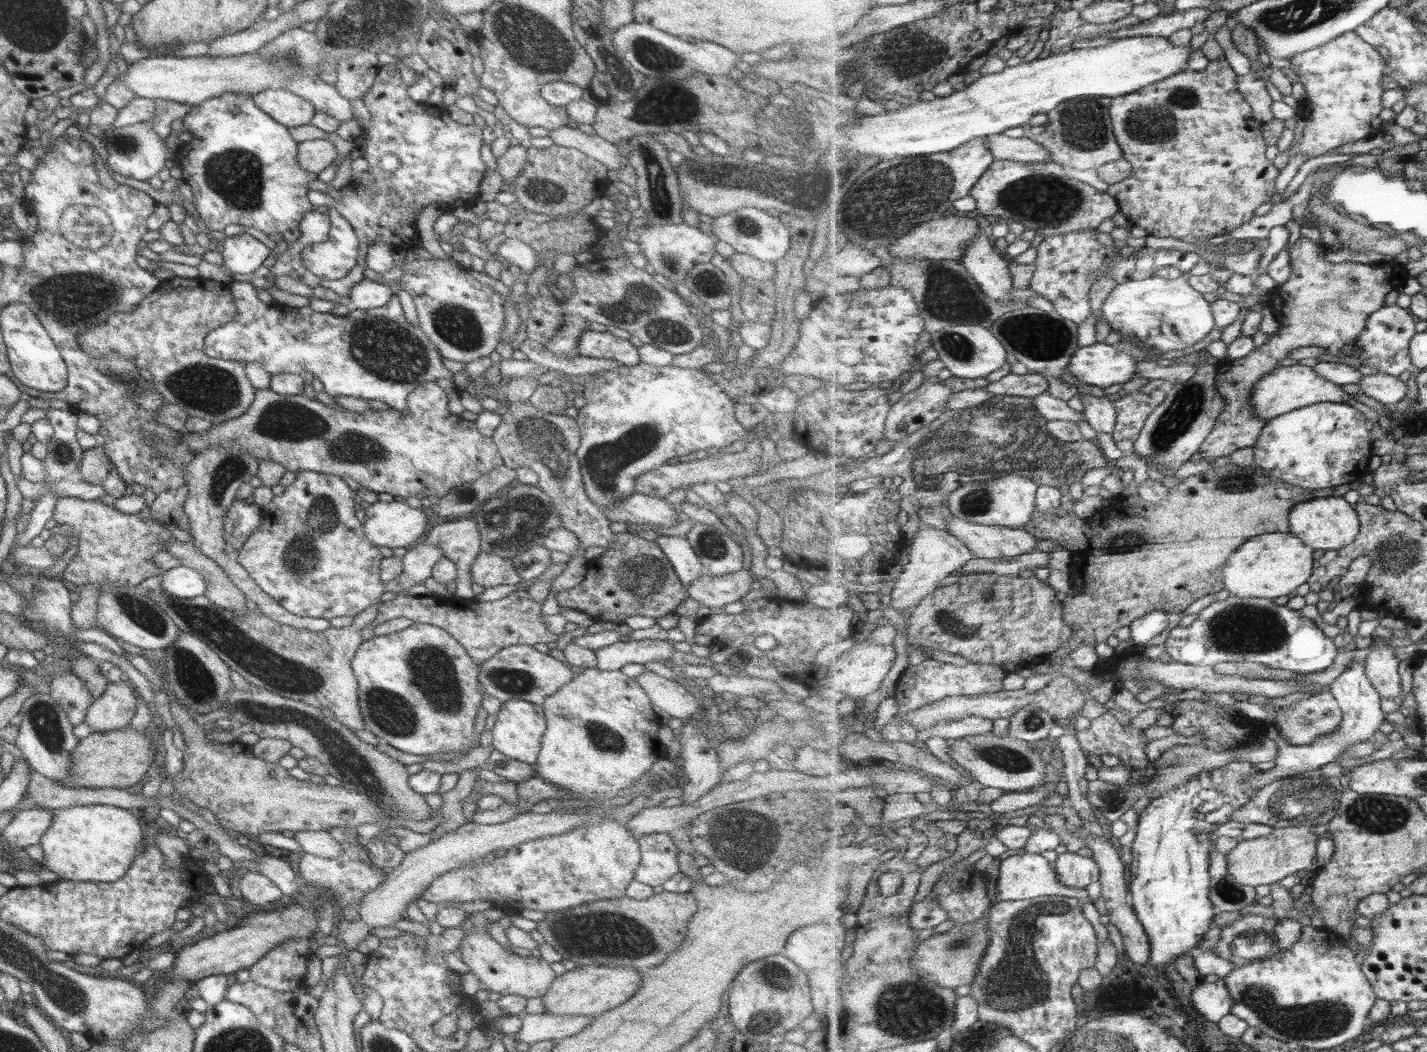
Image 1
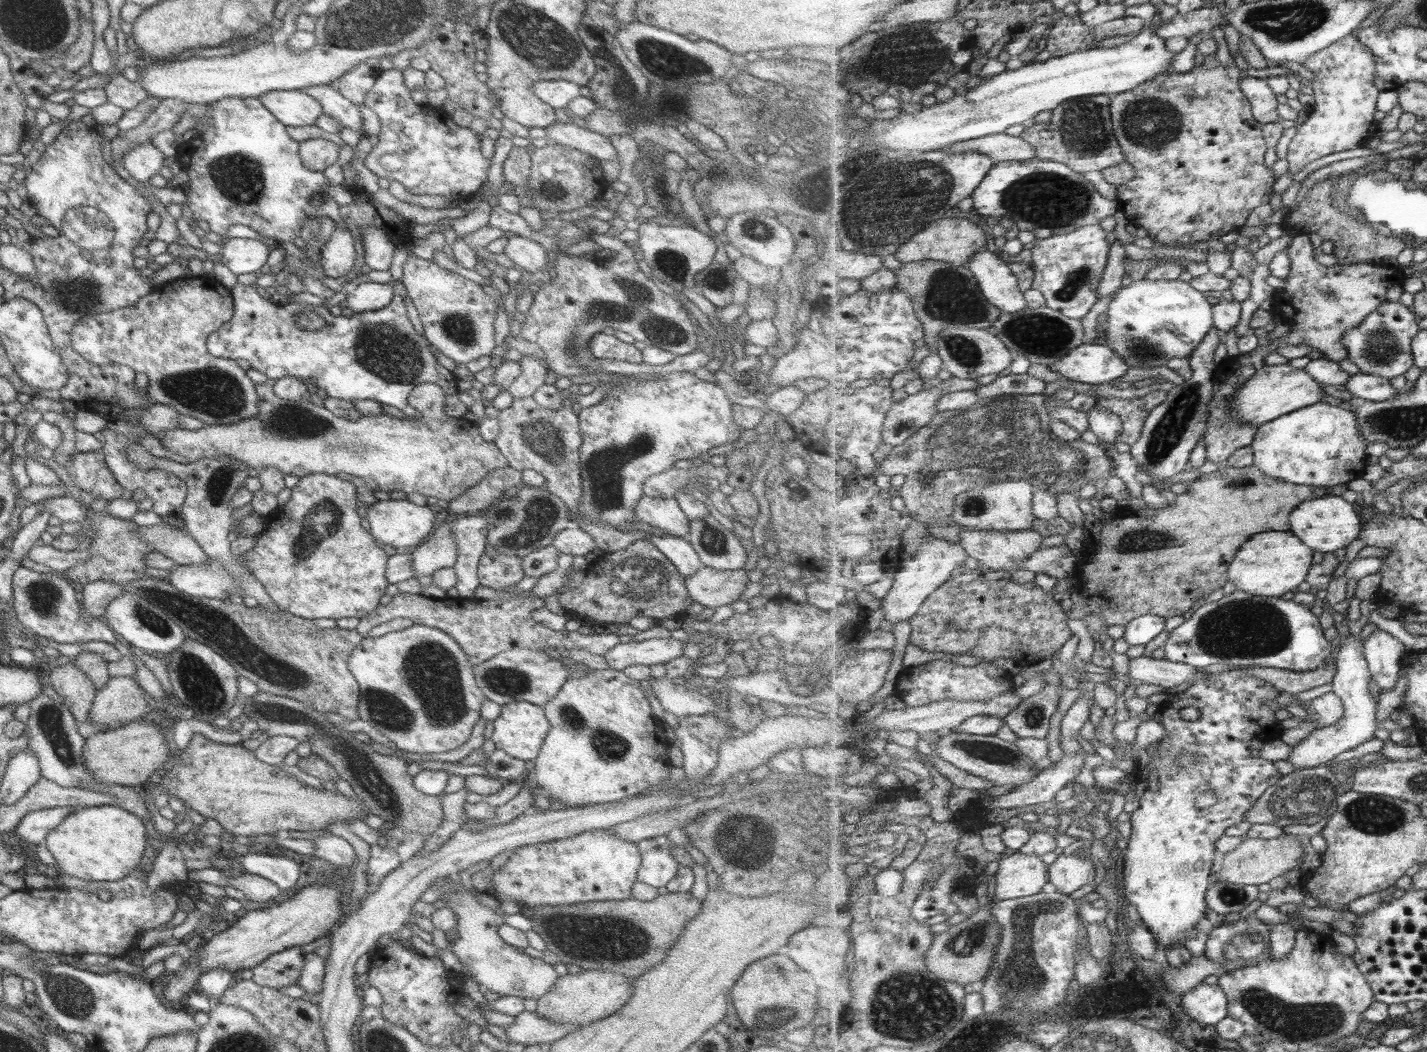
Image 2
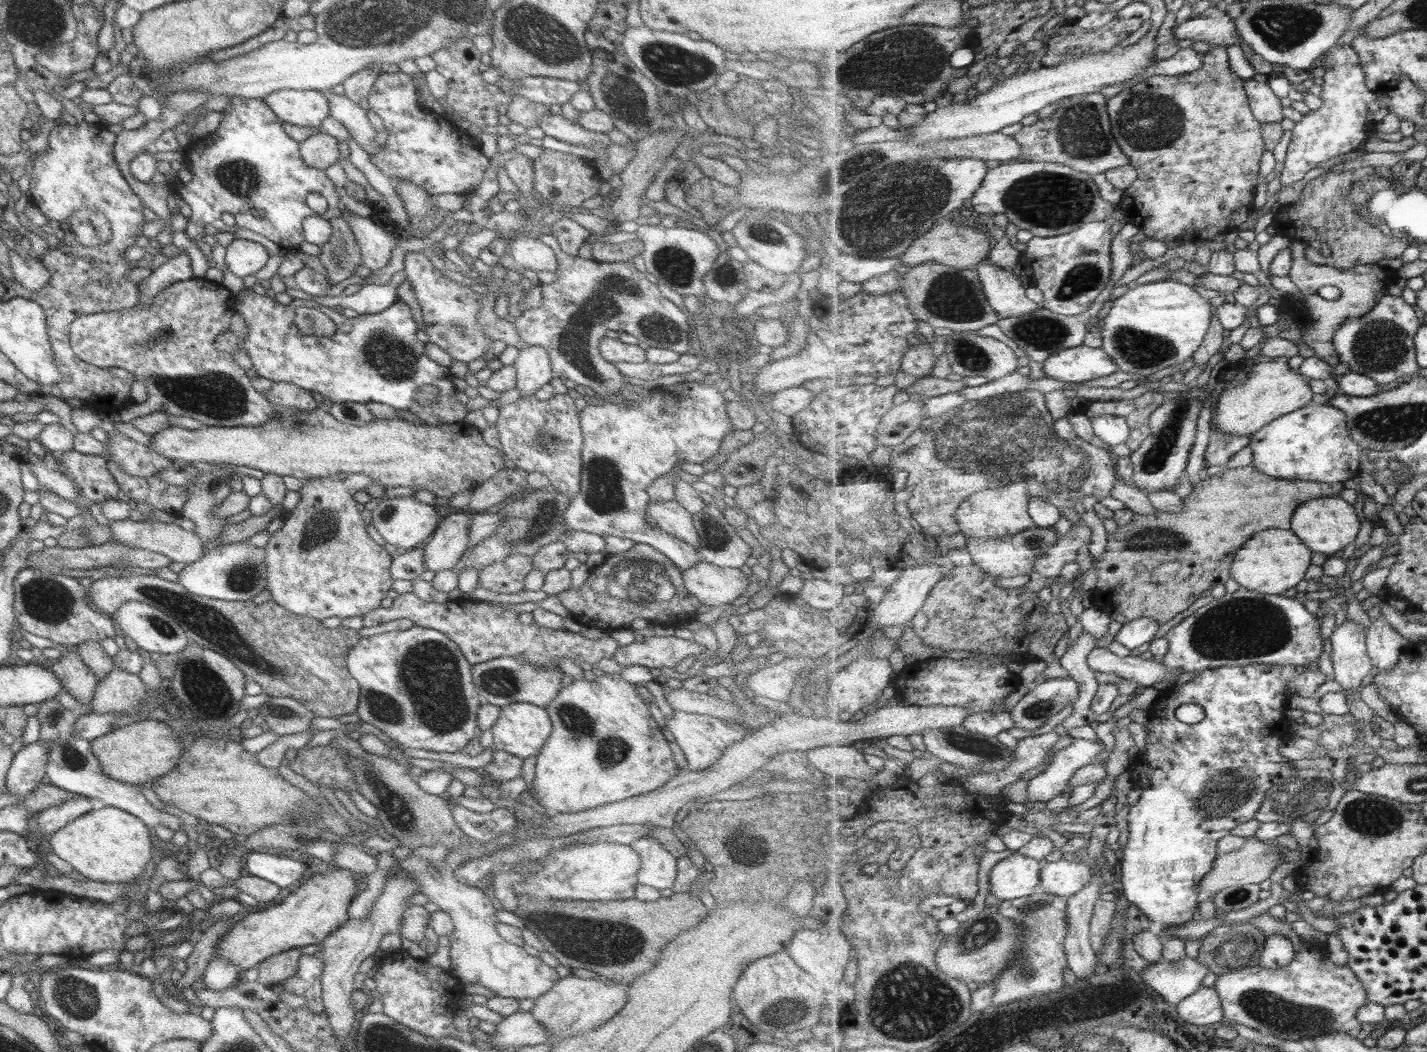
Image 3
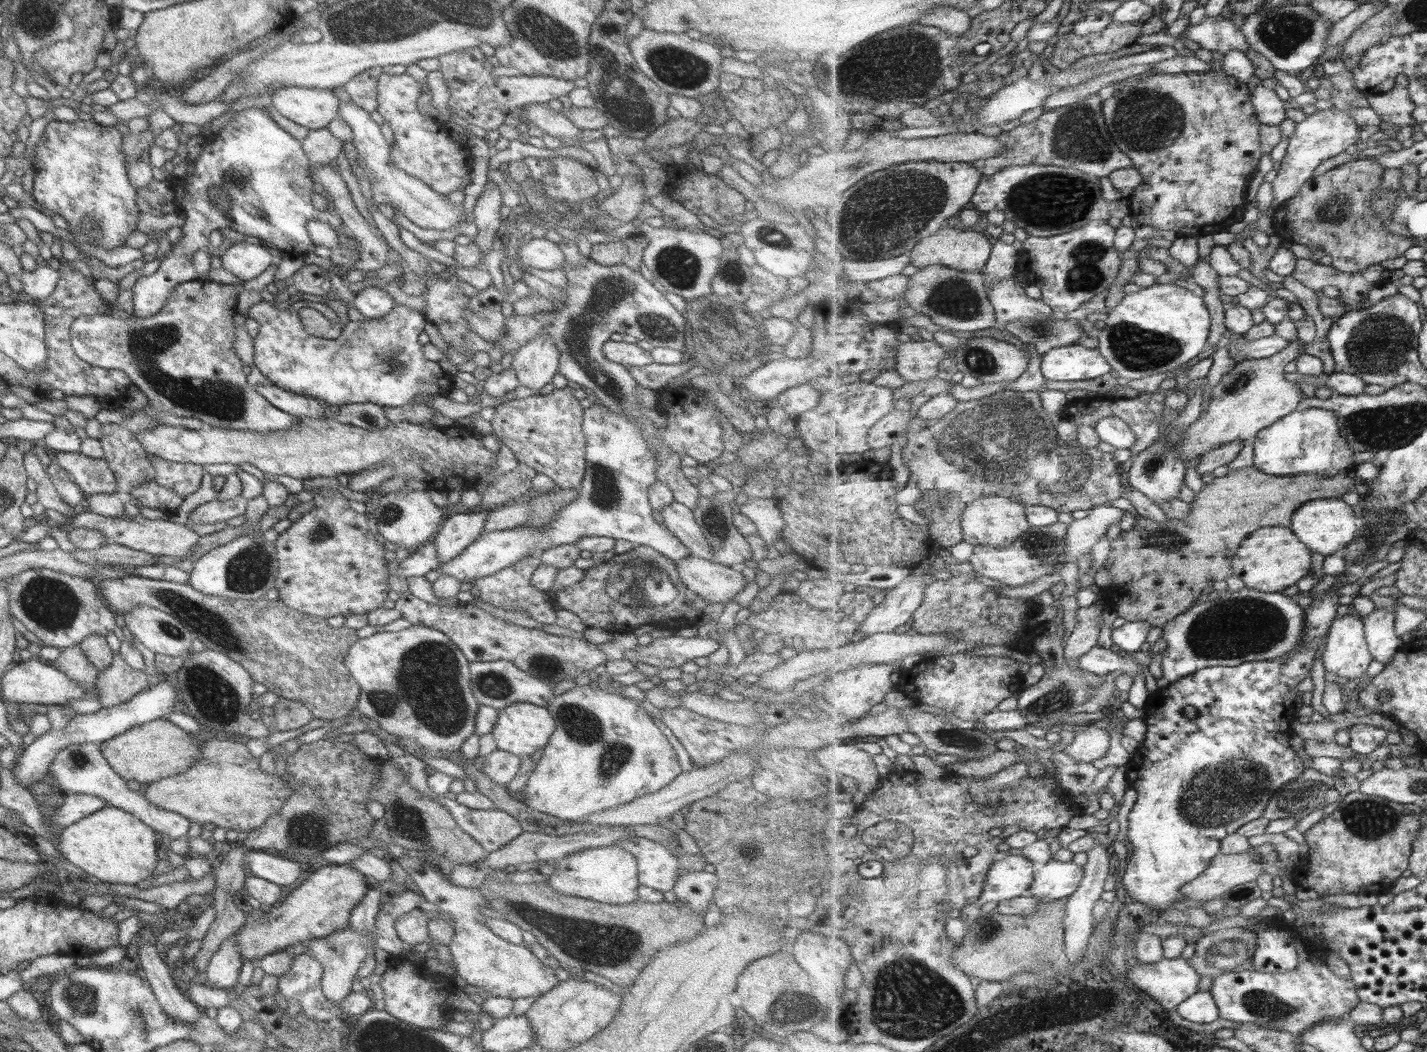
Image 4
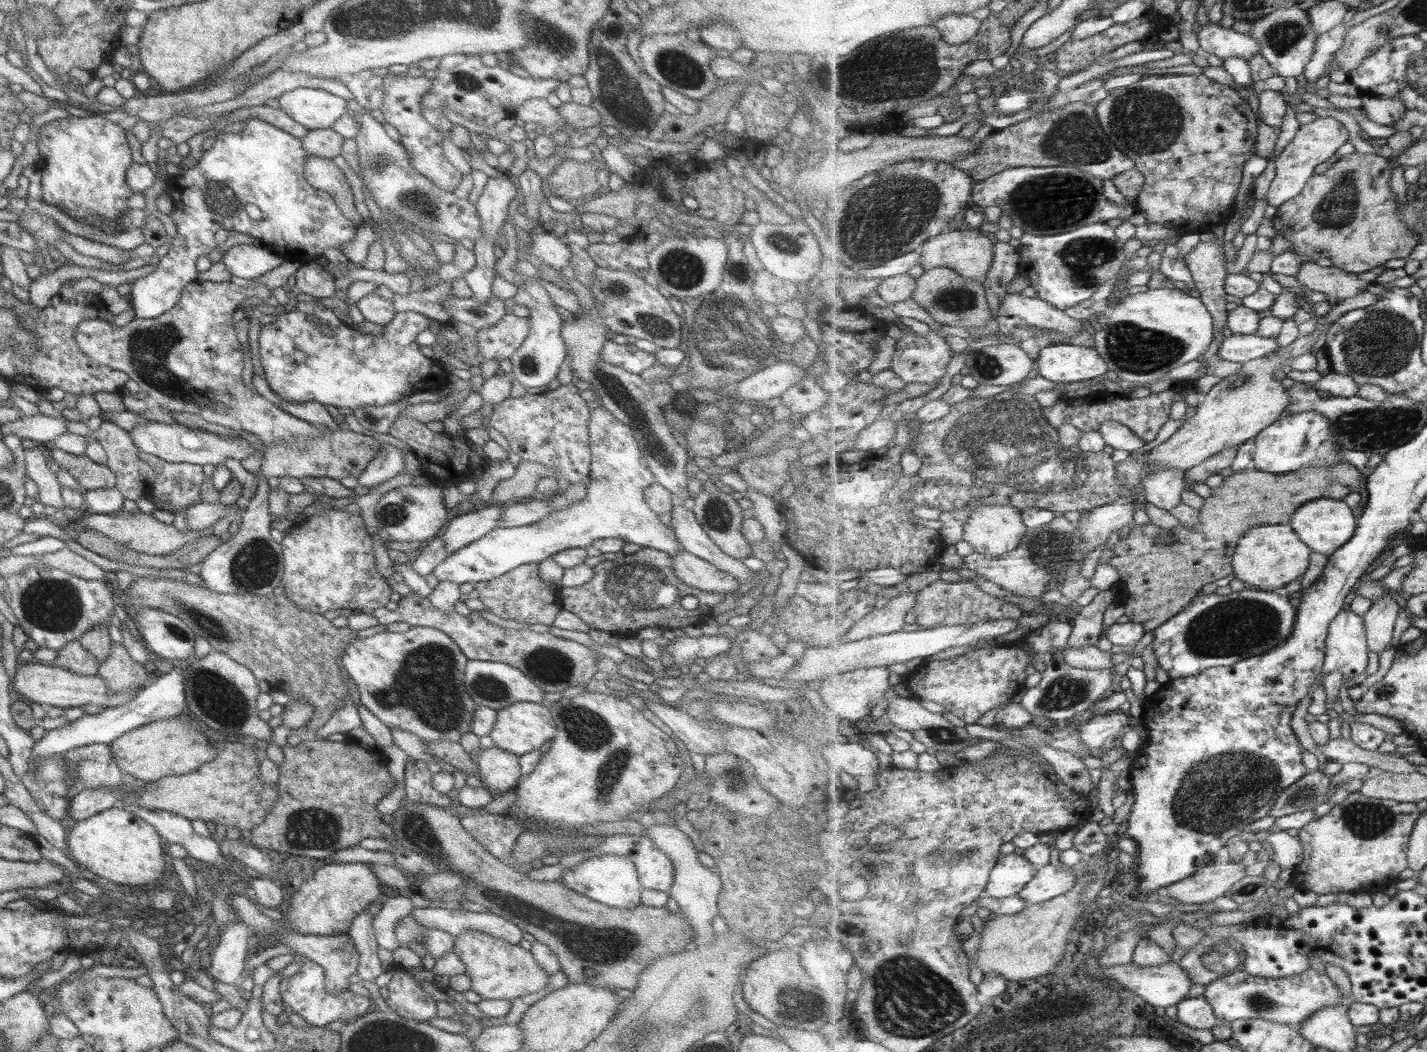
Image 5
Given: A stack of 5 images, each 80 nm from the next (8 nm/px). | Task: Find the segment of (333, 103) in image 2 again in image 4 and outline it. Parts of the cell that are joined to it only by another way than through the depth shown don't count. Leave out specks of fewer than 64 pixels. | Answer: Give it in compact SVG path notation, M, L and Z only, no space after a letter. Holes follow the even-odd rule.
M340 101L336 116L341 117L349 128L352 130L352 144L357 151L359 159L367 167L370 175L370 191L372 193L371 200L378 204L387 204L391 206L394 212L401 214L403 218L407 218L411 224L425 228L425 230L452 230L457 228L458 223L464 228L460 228L459 234L465 232L466 225L465 215L462 210L462 203L453 204L447 199L447 195L439 194L431 190L415 180L413 176L407 176L406 172L399 170L394 164L389 162L390 141L381 135L379 124L376 124L369 113L362 108L355 106L353 103L345 103Z

